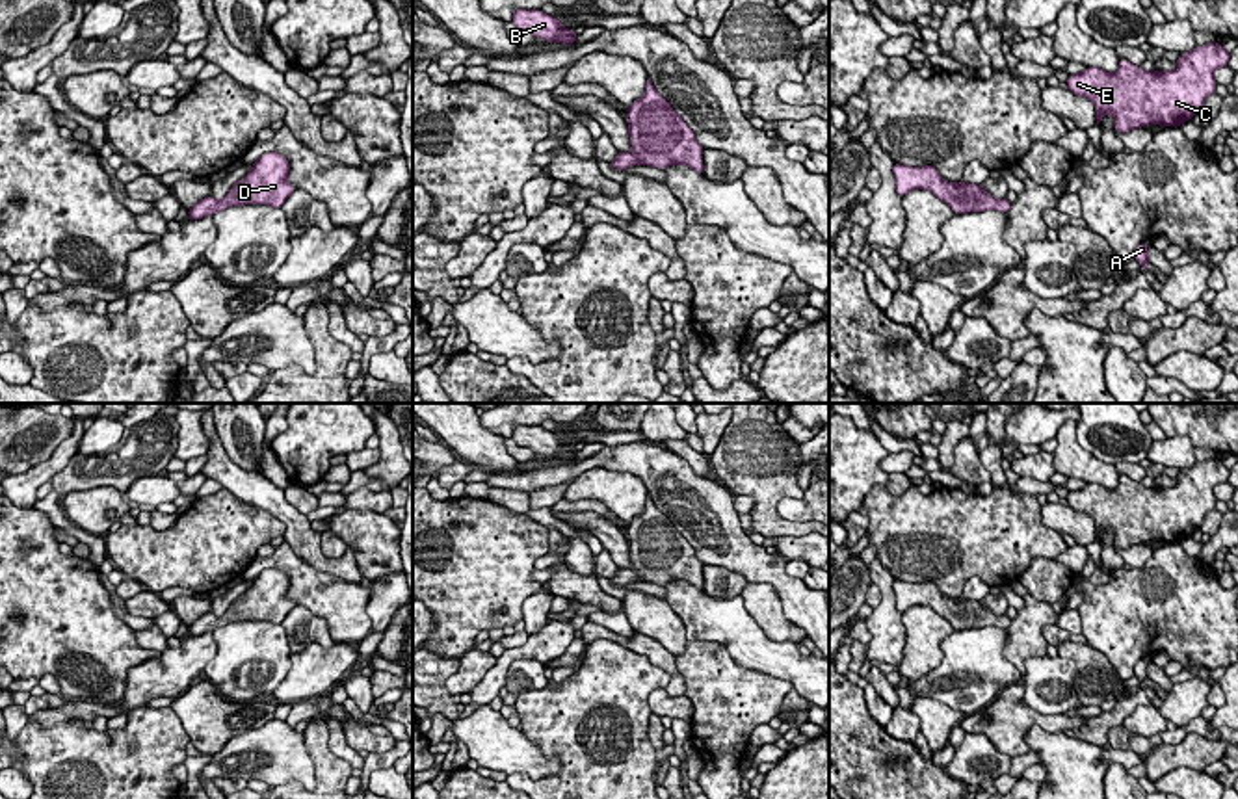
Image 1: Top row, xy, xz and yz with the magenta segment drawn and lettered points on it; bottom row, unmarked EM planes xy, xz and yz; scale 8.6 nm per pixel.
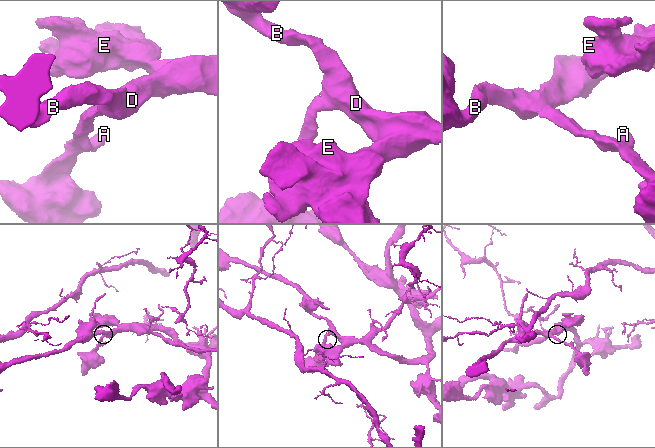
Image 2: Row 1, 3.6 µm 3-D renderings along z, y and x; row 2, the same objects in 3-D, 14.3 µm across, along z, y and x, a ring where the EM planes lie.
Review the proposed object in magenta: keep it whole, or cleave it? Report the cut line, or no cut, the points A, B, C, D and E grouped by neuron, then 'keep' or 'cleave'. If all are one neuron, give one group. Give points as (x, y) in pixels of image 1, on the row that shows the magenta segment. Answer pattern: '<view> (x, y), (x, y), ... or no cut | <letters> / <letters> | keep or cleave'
no cut | A B C D E | keep

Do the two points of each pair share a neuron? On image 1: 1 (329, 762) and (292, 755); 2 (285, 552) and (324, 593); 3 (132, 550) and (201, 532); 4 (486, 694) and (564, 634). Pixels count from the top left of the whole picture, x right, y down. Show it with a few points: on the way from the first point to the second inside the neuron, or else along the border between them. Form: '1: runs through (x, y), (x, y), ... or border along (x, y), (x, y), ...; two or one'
1: border along (302, 733), (316, 779); two
2: runs through (290, 563), (313, 586); one
3: runs through (149, 554), (179, 554), (184, 549); one
4: runs through (499, 671), (515, 653), (541, 647); one

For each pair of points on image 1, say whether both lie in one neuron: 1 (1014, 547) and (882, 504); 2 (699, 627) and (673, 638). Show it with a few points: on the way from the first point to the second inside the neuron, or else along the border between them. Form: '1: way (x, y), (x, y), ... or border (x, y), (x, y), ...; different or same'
1: way (980, 536), (915, 532); same
2: border (666, 599), (683, 623), (688, 640); different

